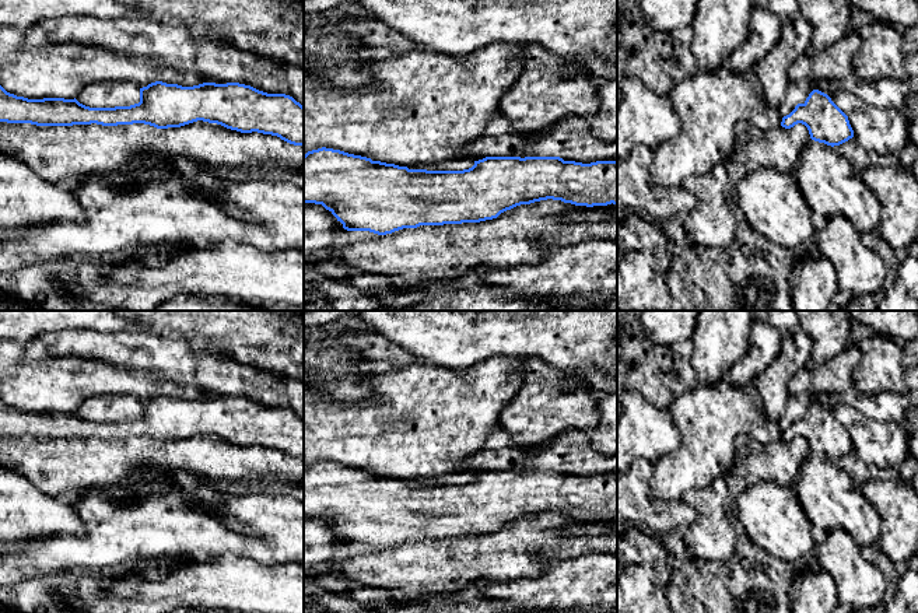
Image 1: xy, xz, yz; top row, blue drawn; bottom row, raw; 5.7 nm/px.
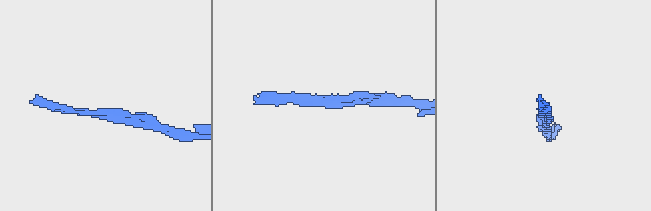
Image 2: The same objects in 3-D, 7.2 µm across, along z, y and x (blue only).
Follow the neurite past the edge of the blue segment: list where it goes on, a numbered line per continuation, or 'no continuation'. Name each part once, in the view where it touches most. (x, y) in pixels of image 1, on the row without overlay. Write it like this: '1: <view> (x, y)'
no continuation

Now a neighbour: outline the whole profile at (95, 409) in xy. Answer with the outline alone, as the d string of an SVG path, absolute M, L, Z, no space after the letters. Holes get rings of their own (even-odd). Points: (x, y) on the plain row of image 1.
M94 396L84 400L76 411L90 421L115 421L116 418L134 418L134 410L140 407L140 400L130 396Z

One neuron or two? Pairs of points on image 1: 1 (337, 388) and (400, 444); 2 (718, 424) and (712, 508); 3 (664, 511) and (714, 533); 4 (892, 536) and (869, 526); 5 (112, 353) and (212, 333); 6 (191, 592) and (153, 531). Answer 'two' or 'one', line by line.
1: two
2: two
3: two
4: two
5: two
6: two

